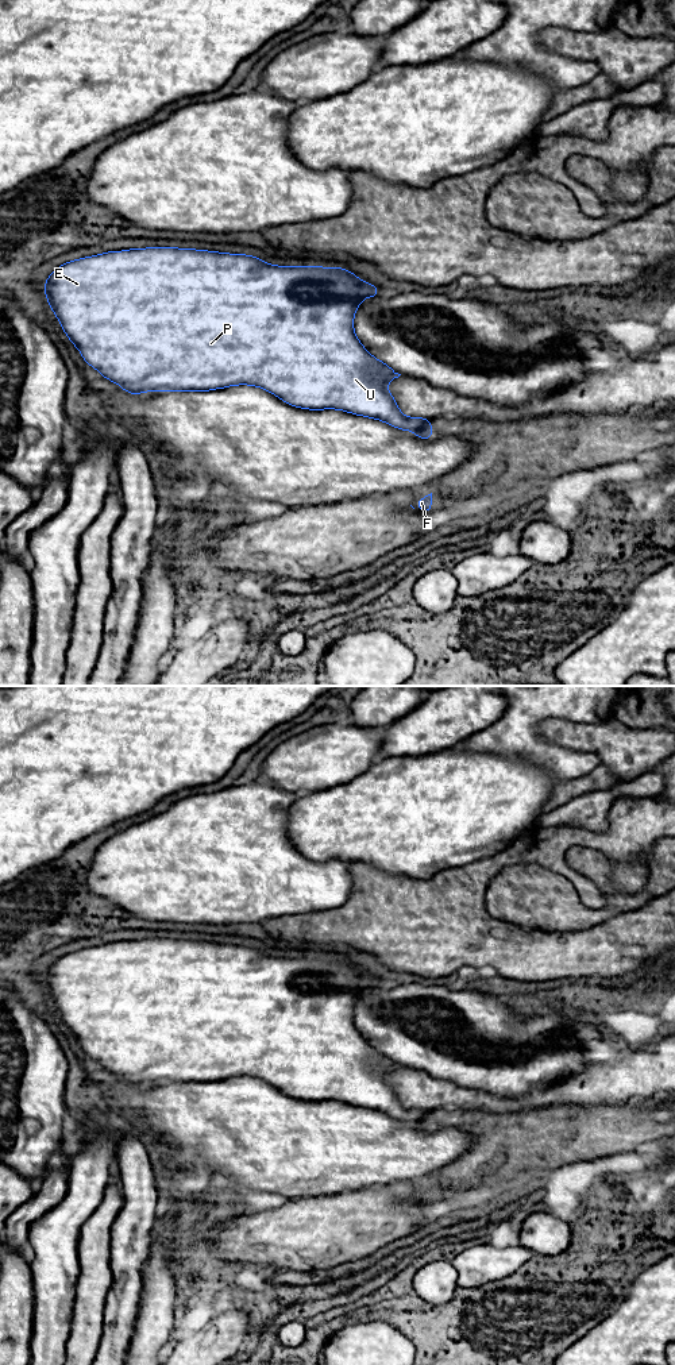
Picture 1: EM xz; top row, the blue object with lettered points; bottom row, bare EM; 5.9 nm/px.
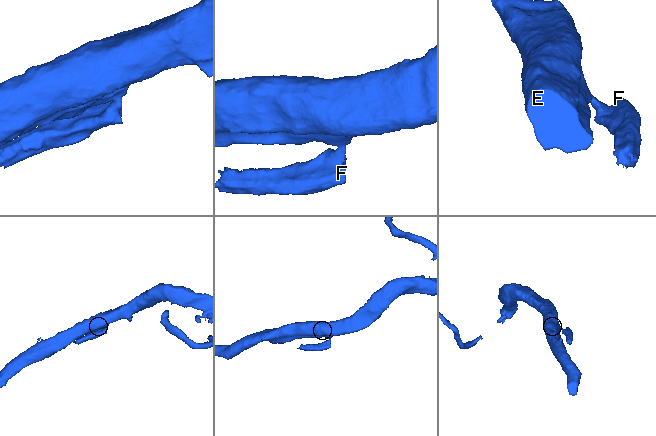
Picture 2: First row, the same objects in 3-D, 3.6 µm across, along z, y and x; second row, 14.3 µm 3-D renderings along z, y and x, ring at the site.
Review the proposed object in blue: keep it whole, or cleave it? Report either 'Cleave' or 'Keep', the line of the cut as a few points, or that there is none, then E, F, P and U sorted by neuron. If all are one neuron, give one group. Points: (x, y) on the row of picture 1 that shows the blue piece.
Cleave. Split along xz (429, 420), (415, 431). Groups: E P U / F

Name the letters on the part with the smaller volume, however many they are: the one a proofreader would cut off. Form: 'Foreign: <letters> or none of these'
Foreign: F

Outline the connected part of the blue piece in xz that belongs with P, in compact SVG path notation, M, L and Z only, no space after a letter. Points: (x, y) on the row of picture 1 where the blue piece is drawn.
M154 246L148 248L108 251L66 262L49 275L43 288L47 302L63 328L65 335L70 339L72 344L80 350L84 360L99 370L103 378L120 385L124 393L130 392L132 396L136 396L144 392L163 390L211 392L227 386L250 385L262 387L296 408L310 410L344 410L352 414L381 420L401 431L417 431L429 421L424 417L406 417L401 413L394 397L386 389L387 383L401 374L374 358L358 340L354 332L354 315L366 297L379 296L379 288L360 281L352 270L347 271L339 266L327 269L317 265L298 267L274 266L263 263L259 257L256 258L254 255Z

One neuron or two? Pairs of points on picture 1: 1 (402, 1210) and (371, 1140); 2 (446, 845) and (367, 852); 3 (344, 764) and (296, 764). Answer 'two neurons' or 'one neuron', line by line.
1: two neurons
2: one neuron
3: one neuron

